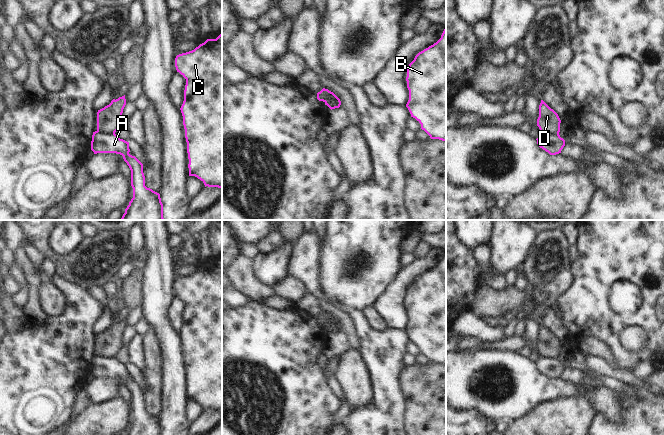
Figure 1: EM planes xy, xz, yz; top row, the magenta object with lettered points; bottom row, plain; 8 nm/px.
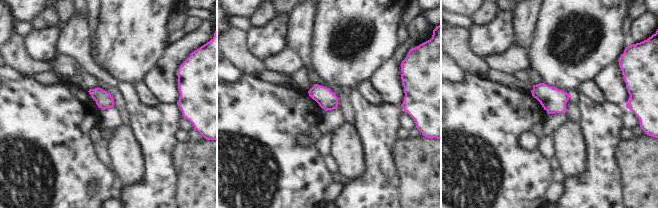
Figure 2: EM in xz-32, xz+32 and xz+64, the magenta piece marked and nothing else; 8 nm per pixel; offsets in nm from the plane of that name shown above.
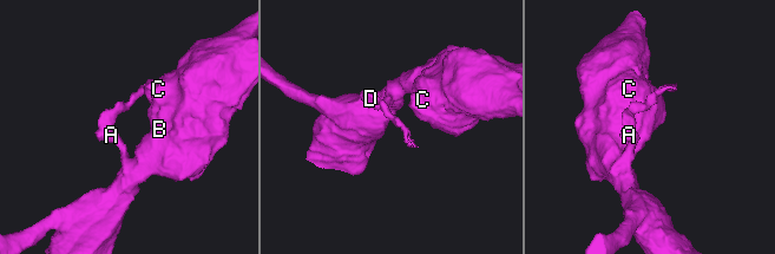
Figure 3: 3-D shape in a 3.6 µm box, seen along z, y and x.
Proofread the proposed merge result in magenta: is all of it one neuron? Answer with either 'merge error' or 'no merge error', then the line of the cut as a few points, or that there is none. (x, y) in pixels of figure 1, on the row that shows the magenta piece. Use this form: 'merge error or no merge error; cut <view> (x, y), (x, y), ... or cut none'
merge error; cut xy (97, 130), (114, 133)

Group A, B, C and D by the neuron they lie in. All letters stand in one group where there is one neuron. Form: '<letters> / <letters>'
A B C / D

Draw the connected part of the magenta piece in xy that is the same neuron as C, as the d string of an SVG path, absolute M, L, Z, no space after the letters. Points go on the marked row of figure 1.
M222 33L192 51L177 55L175 67L186 79L180 110L187 142L189 176L200 179L205 187L222 189Z

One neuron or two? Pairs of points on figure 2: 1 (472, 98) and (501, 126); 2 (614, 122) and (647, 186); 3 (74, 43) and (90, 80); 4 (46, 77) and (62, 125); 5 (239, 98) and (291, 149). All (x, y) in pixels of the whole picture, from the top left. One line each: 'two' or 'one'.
1: one
2: two
3: two
4: two
5: one

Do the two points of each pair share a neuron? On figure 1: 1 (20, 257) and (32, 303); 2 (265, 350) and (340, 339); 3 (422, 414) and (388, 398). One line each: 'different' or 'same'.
1: same
2: different
3: different

